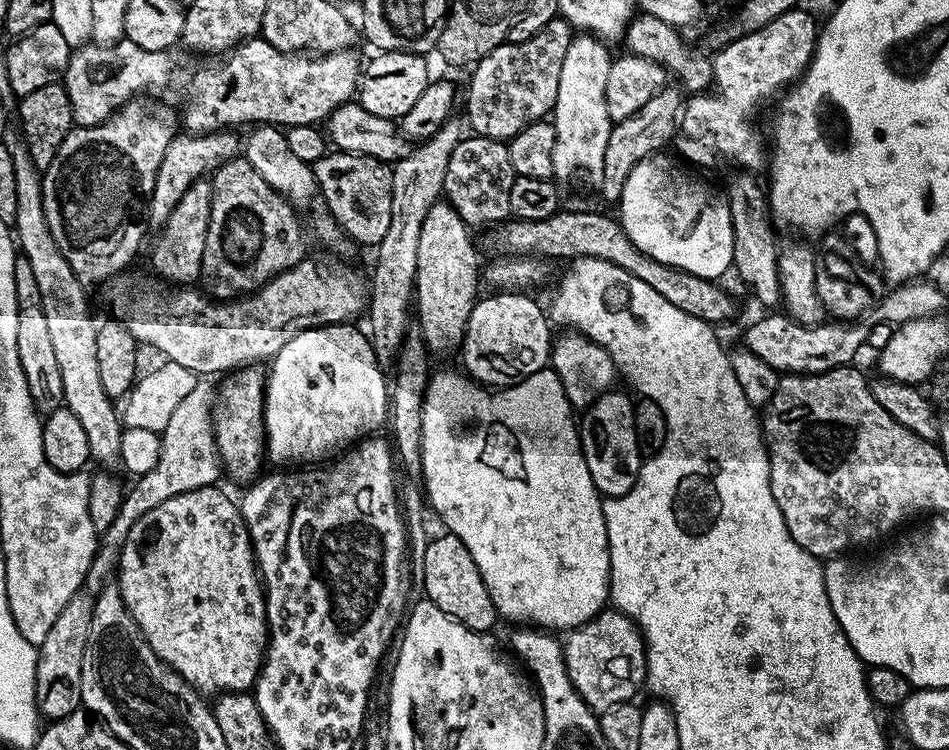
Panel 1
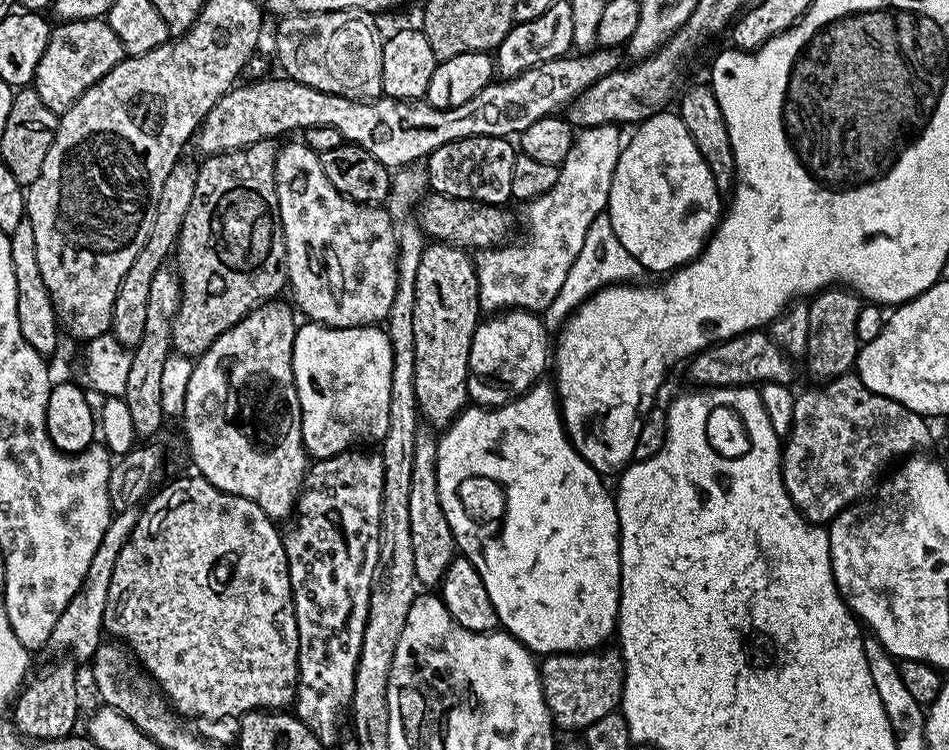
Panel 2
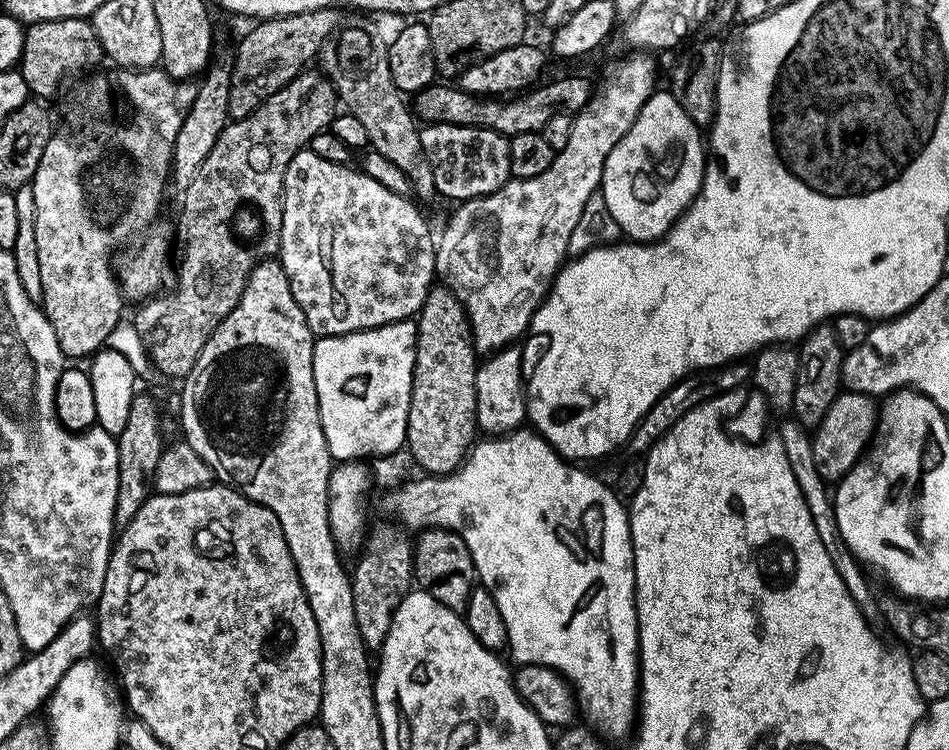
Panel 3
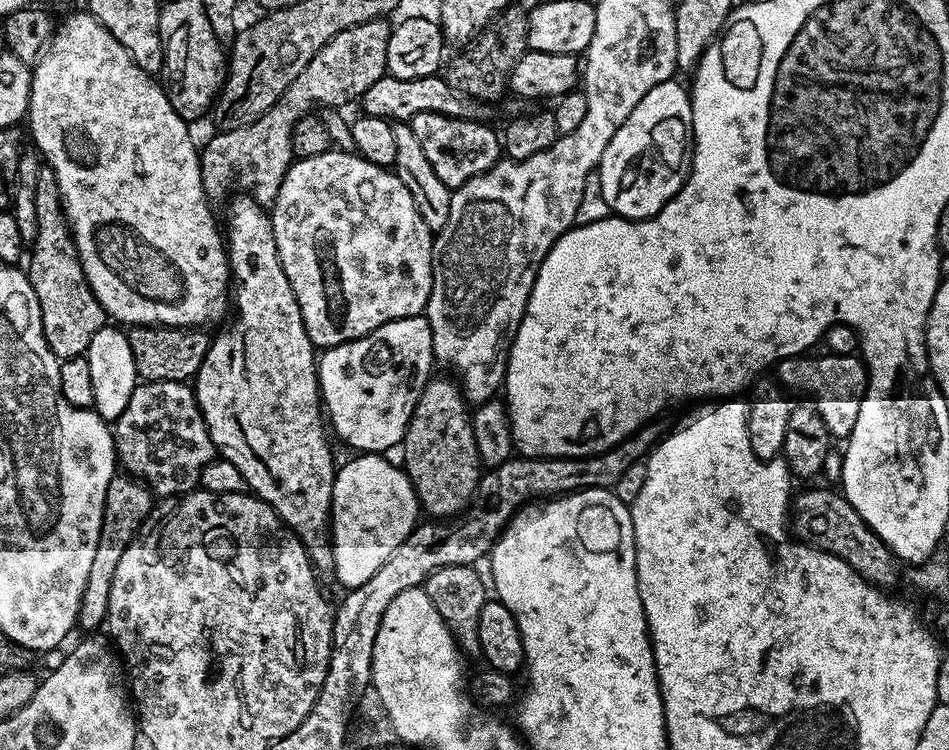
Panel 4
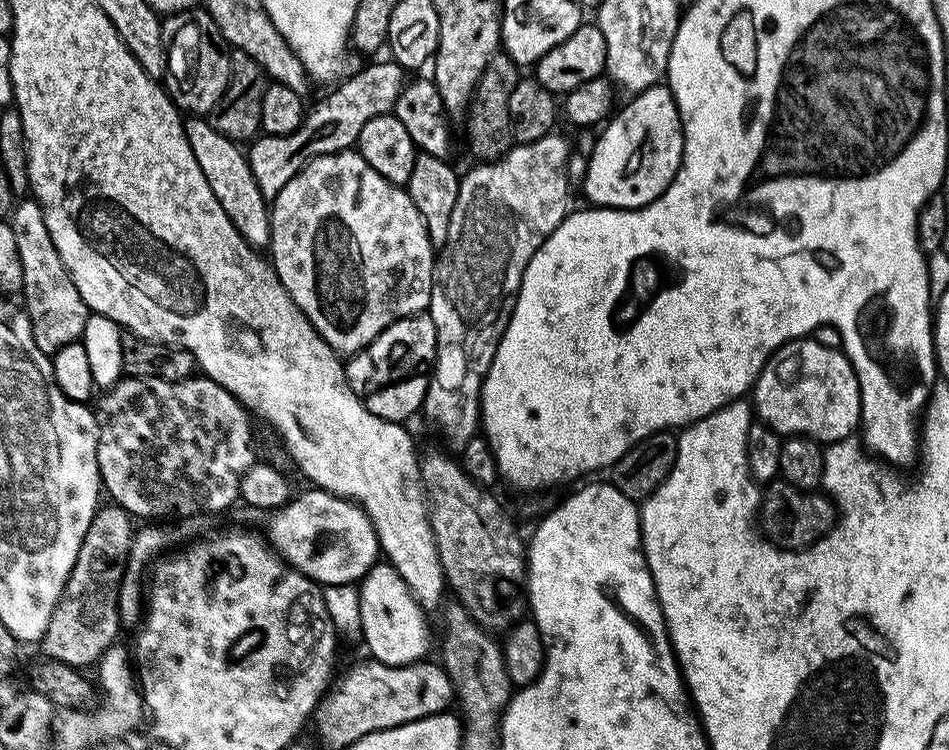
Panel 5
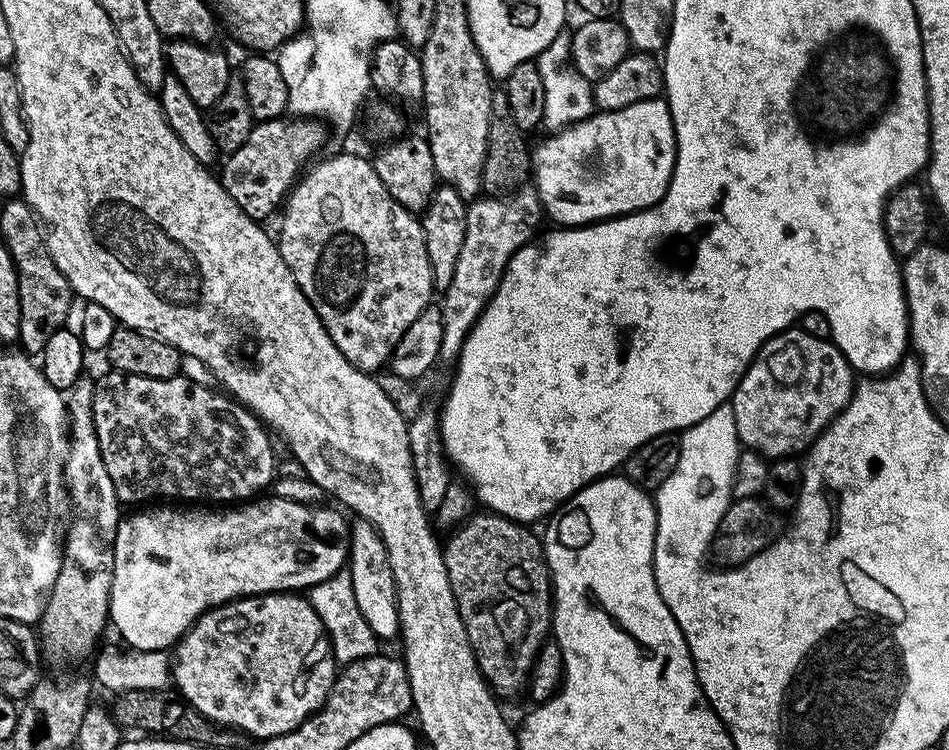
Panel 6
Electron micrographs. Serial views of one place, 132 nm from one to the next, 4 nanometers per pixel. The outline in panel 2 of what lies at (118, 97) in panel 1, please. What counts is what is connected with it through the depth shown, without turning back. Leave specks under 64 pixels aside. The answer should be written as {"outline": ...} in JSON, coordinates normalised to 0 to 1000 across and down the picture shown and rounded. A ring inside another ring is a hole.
{"outline":[[[113,25],[70,27],[60,33],[52,41],[48,68],[40,83],[33,116],[53,147],[66,152],[86,131],[91,120],[95,120],[95,115],[99,115],[99,109],[116,99],[133,71],[129,56],[124,56],[124,45],[116,40]]]}

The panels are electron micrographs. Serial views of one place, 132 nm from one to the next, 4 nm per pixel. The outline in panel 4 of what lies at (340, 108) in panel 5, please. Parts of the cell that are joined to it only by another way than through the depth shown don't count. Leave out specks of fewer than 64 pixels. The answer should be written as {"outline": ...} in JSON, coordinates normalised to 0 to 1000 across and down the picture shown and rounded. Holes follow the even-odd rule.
{"outline":[[[406,99],[386,120],[381,131],[383,153],[404,155],[410,163],[430,163],[438,152],[460,149],[462,152],[476,155],[478,159],[509,161],[515,140],[505,133],[497,133],[485,123],[478,121],[467,100],[460,99],[449,104],[419,104]]]}

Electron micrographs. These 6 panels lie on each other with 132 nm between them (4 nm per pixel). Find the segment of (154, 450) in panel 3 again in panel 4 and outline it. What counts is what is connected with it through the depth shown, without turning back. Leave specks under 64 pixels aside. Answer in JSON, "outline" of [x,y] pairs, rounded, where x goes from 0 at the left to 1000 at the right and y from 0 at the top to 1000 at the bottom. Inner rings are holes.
{"outline":[[[123,632],[119,635],[116,648],[112,648],[112,669],[107,680],[107,707],[103,712],[103,733],[99,733],[99,745],[95,755],[95,765],[91,771],[91,787],[86,787],[86,803],[82,813],[83,836],[101,837],[114,825],[116,808],[116,776],[120,776],[120,759],[124,755],[133,728],[148,708],[149,699],[161,687],[160,667],[162,657],[155,645],[142,635]]]}

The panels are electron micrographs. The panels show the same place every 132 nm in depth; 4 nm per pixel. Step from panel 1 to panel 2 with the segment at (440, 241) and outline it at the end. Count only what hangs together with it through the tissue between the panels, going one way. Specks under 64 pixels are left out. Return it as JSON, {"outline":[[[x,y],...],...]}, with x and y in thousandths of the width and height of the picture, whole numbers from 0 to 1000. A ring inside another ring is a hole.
{"outline":[[[455,323],[440,349],[436,403],[436,525],[444,556],[460,573],[471,571],[494,543],[495,456],[508,425],[498,343],[478,325]]]}

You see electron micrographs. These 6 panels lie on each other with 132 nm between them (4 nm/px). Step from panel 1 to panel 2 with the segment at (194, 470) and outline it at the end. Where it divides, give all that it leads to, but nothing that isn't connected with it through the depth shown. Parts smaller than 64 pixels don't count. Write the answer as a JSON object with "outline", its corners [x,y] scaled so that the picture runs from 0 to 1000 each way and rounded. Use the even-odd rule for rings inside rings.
{"outline":[[[135,677],[131,683],[119,687],[112,712],[107,712],[107,723],[103,723],[103,735],[99,737],[99,744],[95,748],[95,760],[91,760],[91,771],[86,776],[86,781],[82,781],[82,792],[78,792],[78,797],[74,797],[74,808],[70,808],[70,813],[65,813],[65,824],[61,824],[61,829],[57,829],[57,840],[53,845],[50,863],[63,869],[59,872],[71,871],[67,868],[73,864],[77,869],[75,873],[81,881],[93,883],[101,871],[107,856],[107,844],[111,841],[112,792],[116,792],[116,771],[120,771],[120,749],[124,749],[124,739],[129,739],[129,728],[133,728],[137,712],[141,707],[144,687],[143,677]]]}

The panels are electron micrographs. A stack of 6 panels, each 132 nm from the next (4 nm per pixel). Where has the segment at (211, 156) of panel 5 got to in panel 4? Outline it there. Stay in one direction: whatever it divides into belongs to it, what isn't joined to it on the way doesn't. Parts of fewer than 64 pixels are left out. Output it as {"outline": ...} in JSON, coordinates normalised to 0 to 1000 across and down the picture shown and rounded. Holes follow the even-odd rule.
{"outline":[[[264,260],[247,261],[239,268],[238,335],[242,368],[247,375],[249,423],[244,433],[226,448],[219,460],[217,477],[204,503],[207,535],[229,604],[247,620],[251,632],[255,632],[258,647],[275,667],[279,667],[315,715],[325,732],[325,743],[333,763],[338,769],[349,769],[352,744],[348,715],[342,705],[348,699],[350,645],[354,641],[355,620],[350,619],[347,577],[344,571],[341,577],[337,567],[339,529],[335,505],[335,469],[322,445],[310,387],[301,371],[301,360],[297,360],[286,287]]]}

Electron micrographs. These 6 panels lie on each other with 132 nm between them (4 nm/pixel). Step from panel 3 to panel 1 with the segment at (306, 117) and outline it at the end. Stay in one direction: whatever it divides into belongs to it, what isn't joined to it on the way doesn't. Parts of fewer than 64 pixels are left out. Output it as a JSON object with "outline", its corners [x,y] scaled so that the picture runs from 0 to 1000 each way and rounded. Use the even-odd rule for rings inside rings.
{"outline":[[[246,211],[233,219],[221,240],[223,248],[223,279],[221,280],[221,307],[217,307],[217,339],[213,339],[213,379],[218,393],[235,403],[269,389],[280,376],[285,376],[295,363],[310,356],[321,345],[320,304],[312,289],[313,279],[305,272],[256,211]]]}

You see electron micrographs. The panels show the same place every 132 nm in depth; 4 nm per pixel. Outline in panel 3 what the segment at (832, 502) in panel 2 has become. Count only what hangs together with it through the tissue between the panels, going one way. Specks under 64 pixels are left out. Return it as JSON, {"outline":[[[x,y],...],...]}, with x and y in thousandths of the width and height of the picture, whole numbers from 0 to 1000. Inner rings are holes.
{"outline":[[[886,521],[875,547],[870,547],[870,557],[855,577],[858,620],[869,643],[885,641],[906,615],[922,577],[924,559],[925,539],[920,529]]]}

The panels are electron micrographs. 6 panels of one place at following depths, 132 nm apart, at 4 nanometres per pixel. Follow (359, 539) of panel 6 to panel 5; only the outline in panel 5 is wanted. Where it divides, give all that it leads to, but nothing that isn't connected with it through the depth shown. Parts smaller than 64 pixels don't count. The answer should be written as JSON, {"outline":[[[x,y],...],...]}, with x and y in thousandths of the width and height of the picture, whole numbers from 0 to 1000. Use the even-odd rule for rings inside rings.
{"outline":[[[397,749],[385,765],[384,772],[377,779],[380,808],[380,844],[381,855],[388,863],[387,873],[393,880],[403,883],[407,888],[424,888],[446,881],[451,869],[451,832],[447,828],[448,812],[443,809],[431,791],[428,776],[415,760],[415,755],[408,749]]]}

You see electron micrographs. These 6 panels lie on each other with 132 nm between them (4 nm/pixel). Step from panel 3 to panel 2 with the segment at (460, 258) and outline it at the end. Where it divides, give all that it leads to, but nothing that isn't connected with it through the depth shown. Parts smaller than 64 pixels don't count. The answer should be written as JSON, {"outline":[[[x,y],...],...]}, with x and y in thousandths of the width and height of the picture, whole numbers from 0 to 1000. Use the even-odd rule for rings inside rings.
{"outline":[[[647,165],[614,172],[604,185],[601,205],[596,205],[594,217],[589,220],[590,231],[588,243],[584,243],[584,253],[555,268],[552,299],[556,303],[556,311],[553,312],[552,320],[546,321],[545,325],[532,323],[526,329],[512,331],[501,337],[504,397],[511,417],[526,419],[536,413],[551,413],[571,419],[580,408],[580,403],[584,403],[588,387],[592,387],[592,376],[596,376],[596,365],[601,365],[601,355],[605,355],[605,344],[609,344],[609,333],[613,333],[613,323],[617,323],[617,307],[622,307],[622,296],[638,287],[645,233],[651,221],[655,196],[653,176],[654,172]]]}

